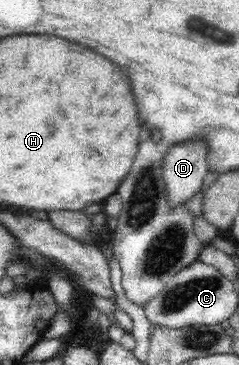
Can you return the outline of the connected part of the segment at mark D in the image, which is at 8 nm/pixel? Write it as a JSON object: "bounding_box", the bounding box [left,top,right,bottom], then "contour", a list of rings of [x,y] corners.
{"bounding_box":[163,141,208,207],"contour":[[[186,141],[164,150],[163,180],[167,206],[178,207],[194,197],[208,170],[207,149],[201,141]]]}

